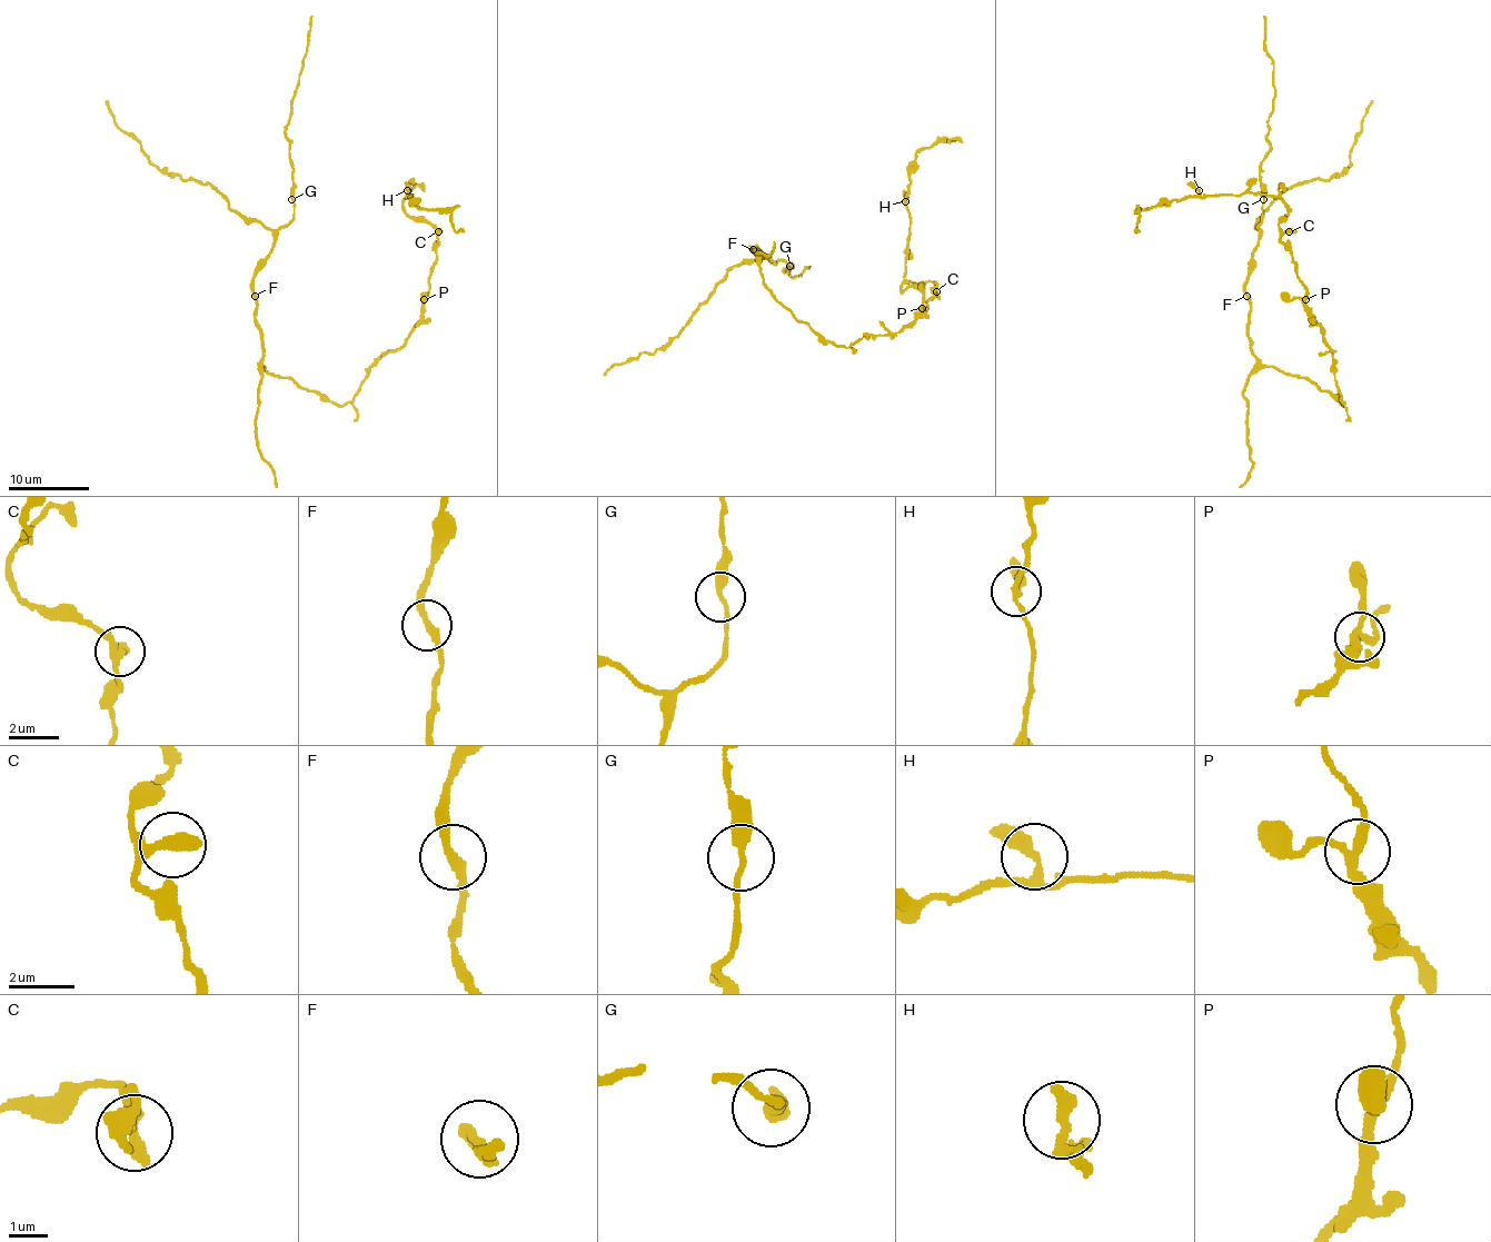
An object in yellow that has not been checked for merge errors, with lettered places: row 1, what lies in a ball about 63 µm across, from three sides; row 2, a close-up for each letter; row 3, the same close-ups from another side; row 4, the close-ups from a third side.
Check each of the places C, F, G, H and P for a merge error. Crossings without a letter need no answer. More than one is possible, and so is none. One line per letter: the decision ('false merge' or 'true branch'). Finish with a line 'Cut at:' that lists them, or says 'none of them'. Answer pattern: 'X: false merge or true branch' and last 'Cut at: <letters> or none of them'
C: true branch
F: true branch
G: true branch
H: true branch
P: true branch
Cut at: none of them

